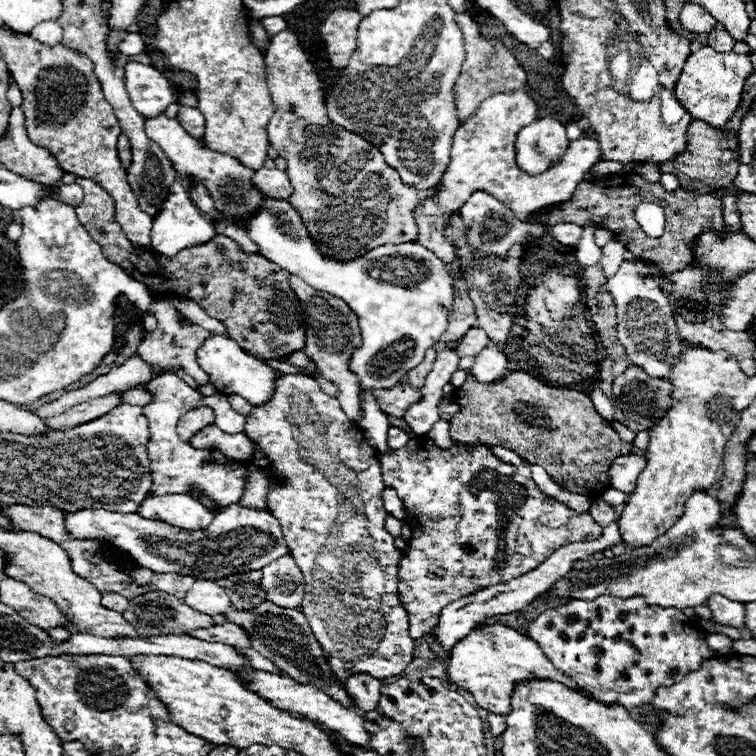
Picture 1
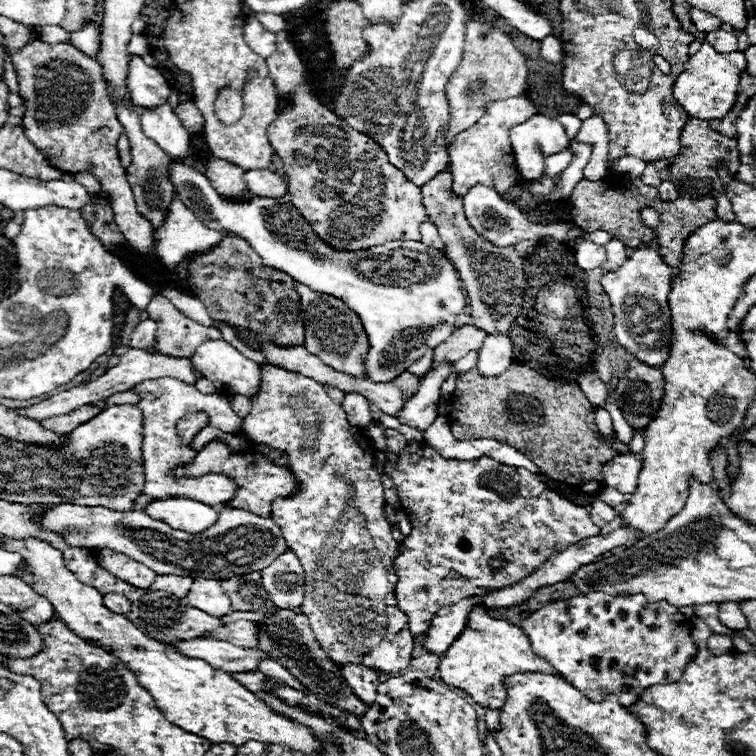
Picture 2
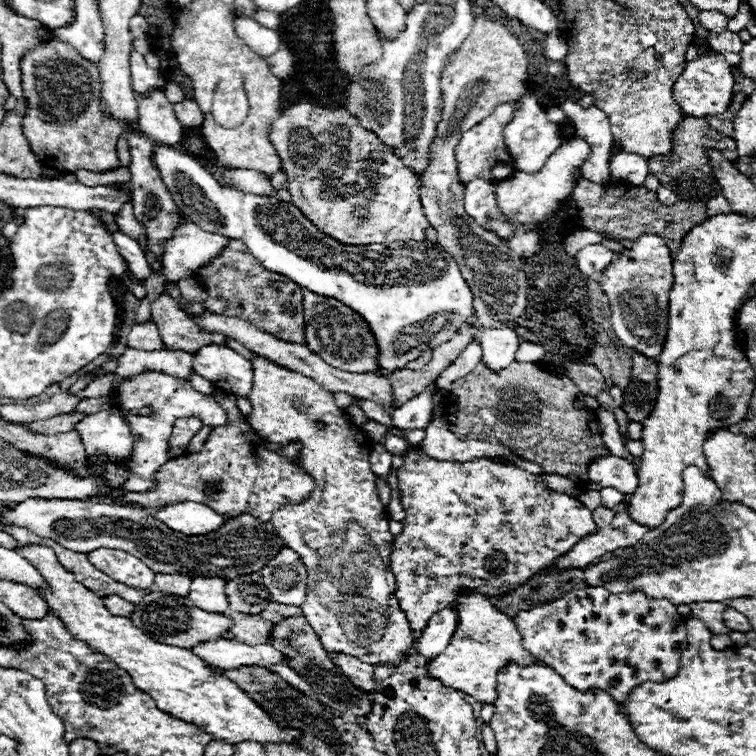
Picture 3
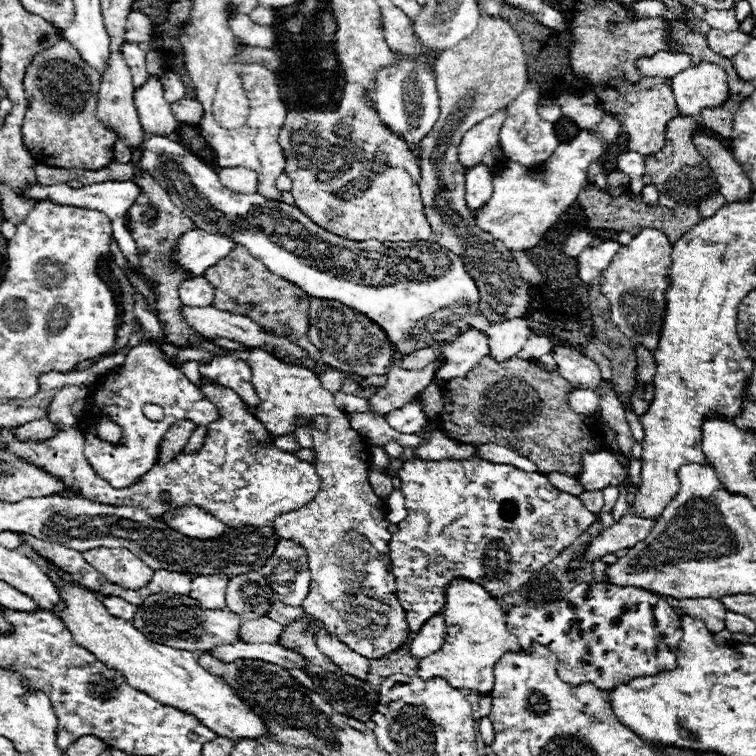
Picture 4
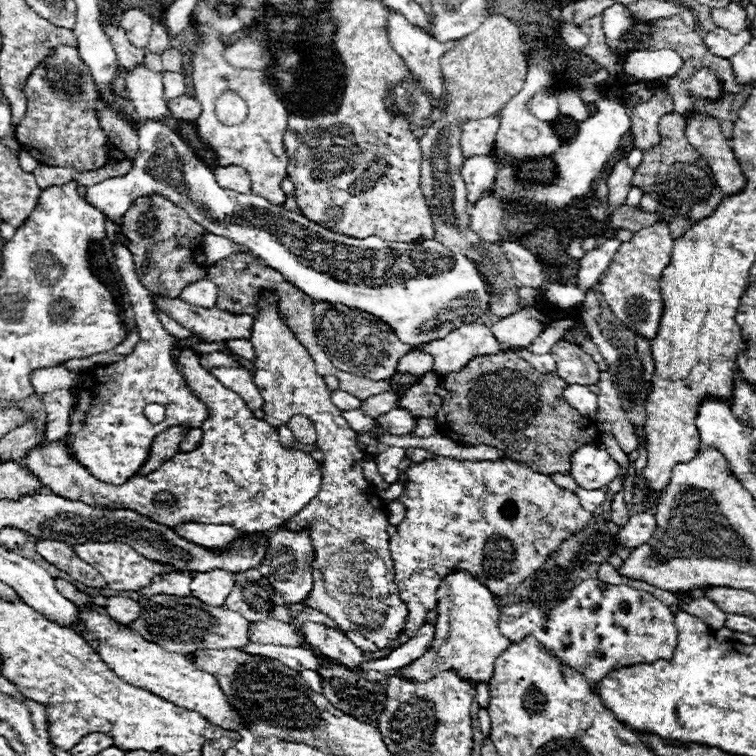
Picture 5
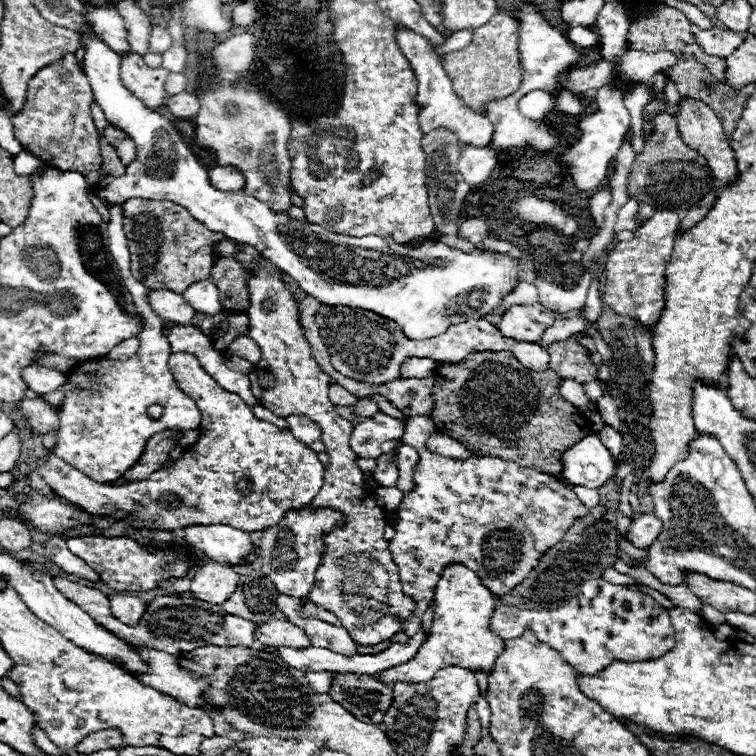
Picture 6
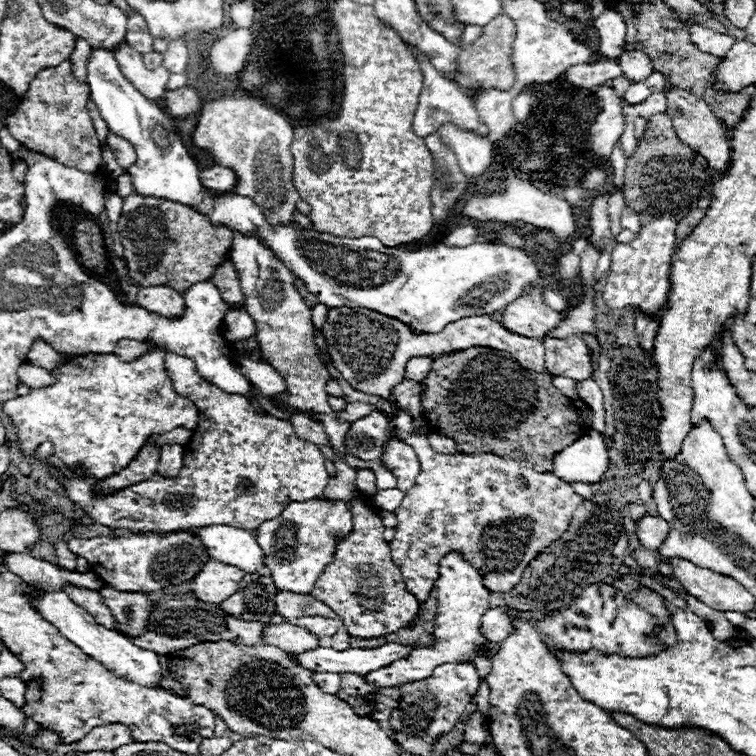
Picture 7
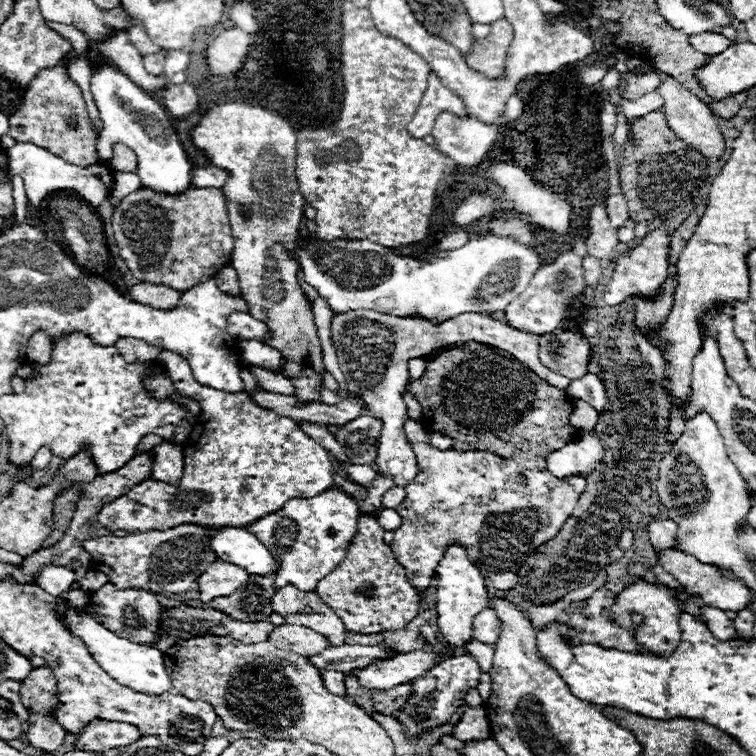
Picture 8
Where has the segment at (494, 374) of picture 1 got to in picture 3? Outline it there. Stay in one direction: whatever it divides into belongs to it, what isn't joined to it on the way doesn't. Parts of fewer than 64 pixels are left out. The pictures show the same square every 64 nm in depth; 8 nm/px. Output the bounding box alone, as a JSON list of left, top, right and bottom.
[480,326,520,370]

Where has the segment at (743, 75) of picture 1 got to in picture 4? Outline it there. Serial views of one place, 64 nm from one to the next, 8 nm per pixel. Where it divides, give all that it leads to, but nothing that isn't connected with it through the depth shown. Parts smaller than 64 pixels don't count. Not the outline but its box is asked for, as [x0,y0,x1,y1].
[670,62,728,116]

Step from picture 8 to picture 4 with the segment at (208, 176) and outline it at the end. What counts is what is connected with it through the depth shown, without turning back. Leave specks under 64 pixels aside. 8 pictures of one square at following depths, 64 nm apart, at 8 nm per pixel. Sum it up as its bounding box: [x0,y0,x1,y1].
[216,168,258,192]

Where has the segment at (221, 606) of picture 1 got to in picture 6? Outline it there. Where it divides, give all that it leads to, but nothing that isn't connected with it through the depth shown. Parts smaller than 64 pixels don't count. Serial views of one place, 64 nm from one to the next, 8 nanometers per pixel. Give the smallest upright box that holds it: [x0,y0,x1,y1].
[190,562,240,604]

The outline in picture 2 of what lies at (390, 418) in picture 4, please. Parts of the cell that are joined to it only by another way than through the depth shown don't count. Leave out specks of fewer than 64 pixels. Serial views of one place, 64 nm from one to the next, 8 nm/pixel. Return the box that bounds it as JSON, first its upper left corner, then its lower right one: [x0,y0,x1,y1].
[396,364,452,430]

